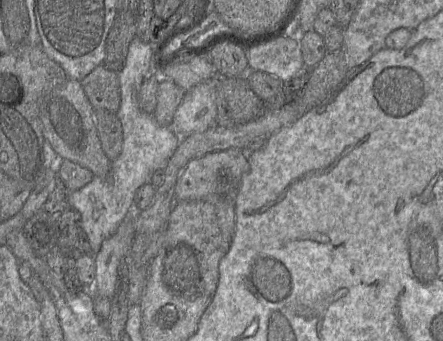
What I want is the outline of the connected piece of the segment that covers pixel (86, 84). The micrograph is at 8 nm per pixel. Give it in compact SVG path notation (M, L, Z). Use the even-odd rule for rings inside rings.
M103 64L97 66L80 81L84 93L94 109L116 113L120 106L118 73Z

